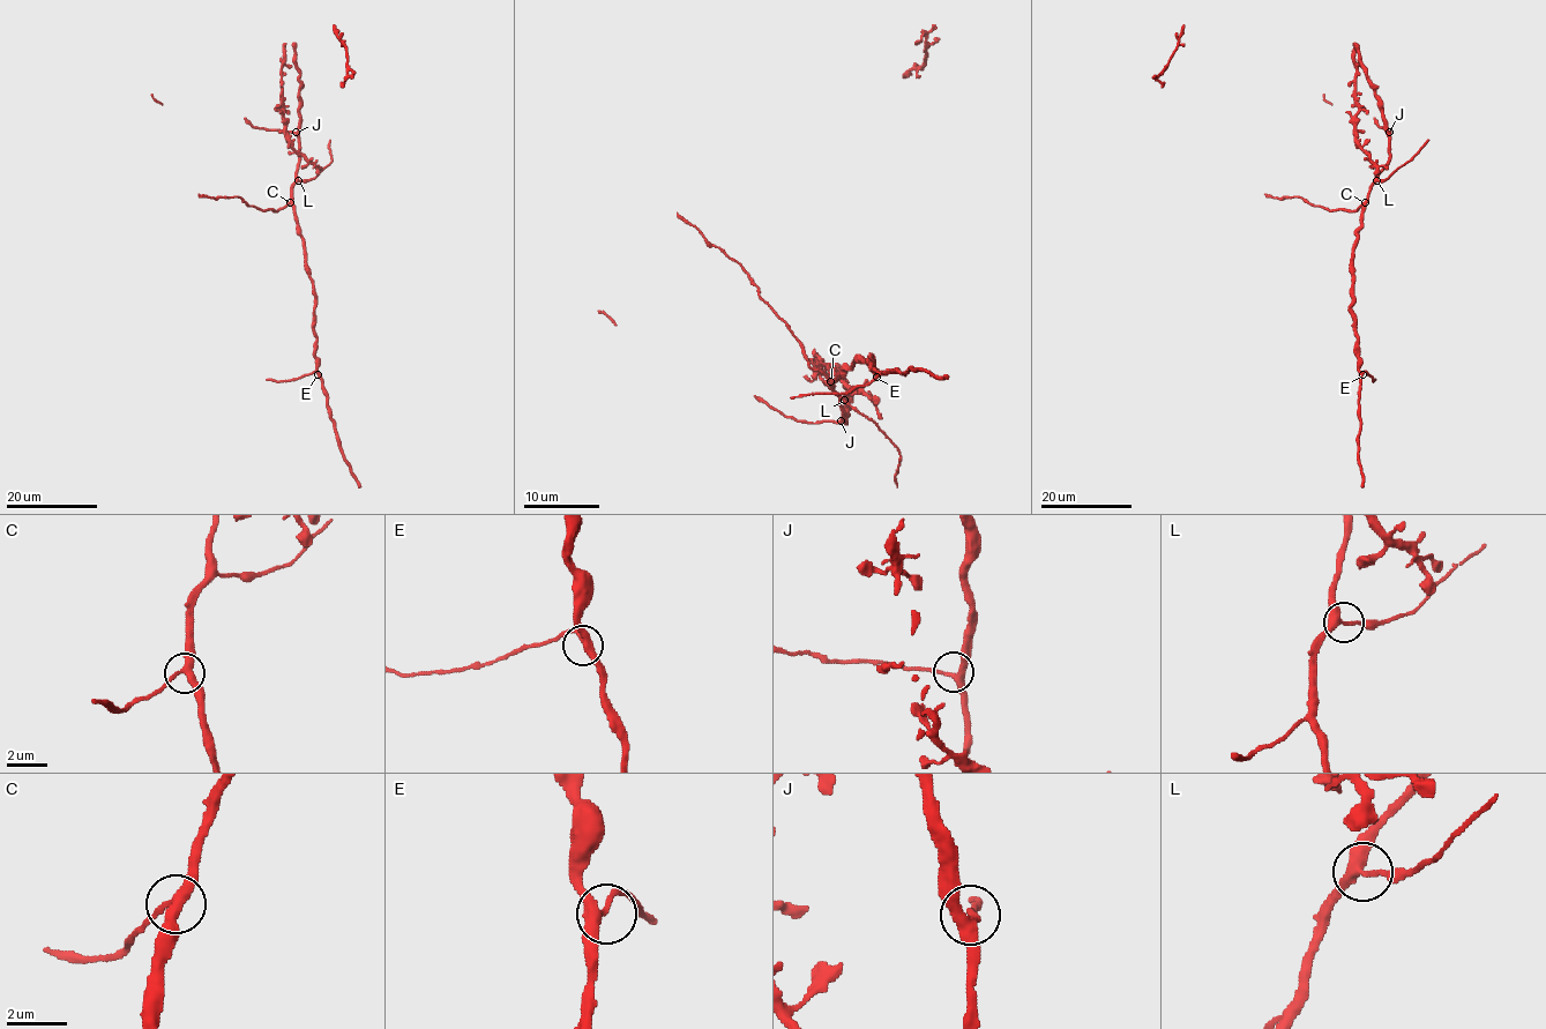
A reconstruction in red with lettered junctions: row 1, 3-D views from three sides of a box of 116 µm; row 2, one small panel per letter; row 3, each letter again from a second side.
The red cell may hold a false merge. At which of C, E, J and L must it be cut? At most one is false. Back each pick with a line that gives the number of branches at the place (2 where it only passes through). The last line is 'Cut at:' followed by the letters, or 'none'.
Cut at: none

